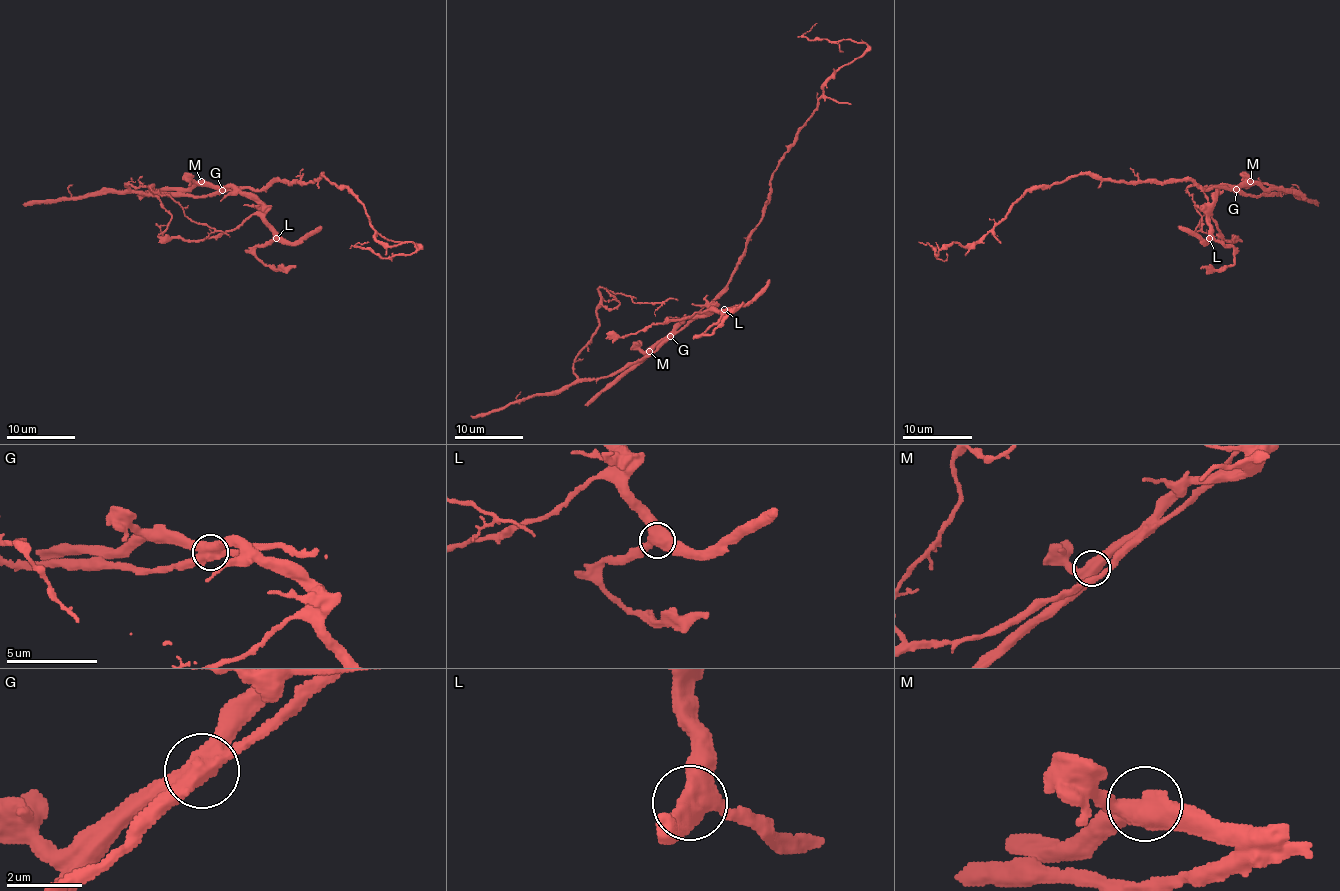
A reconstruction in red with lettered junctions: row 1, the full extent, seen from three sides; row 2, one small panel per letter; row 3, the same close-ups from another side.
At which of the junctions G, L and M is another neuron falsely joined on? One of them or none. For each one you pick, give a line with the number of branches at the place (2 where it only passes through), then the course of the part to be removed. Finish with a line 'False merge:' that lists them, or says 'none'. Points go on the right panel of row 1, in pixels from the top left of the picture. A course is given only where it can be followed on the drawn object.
G: 4 branches meet; foreign part runs (1236, 190), (1075, 174), (1029, 190), (979, 240), (951, 242), (937, 257), (935, 249), (918, 242)
False merge: G

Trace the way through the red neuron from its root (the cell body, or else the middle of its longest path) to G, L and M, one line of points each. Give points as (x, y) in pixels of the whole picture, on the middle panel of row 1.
G: (729, 277), (726, 289), (669, 337)
L: (729, 277), (726, 289), (700, 311), (724, 309)
M: (729, 277), (722, 292), (681, 328), (669, 332), (649, 351)

